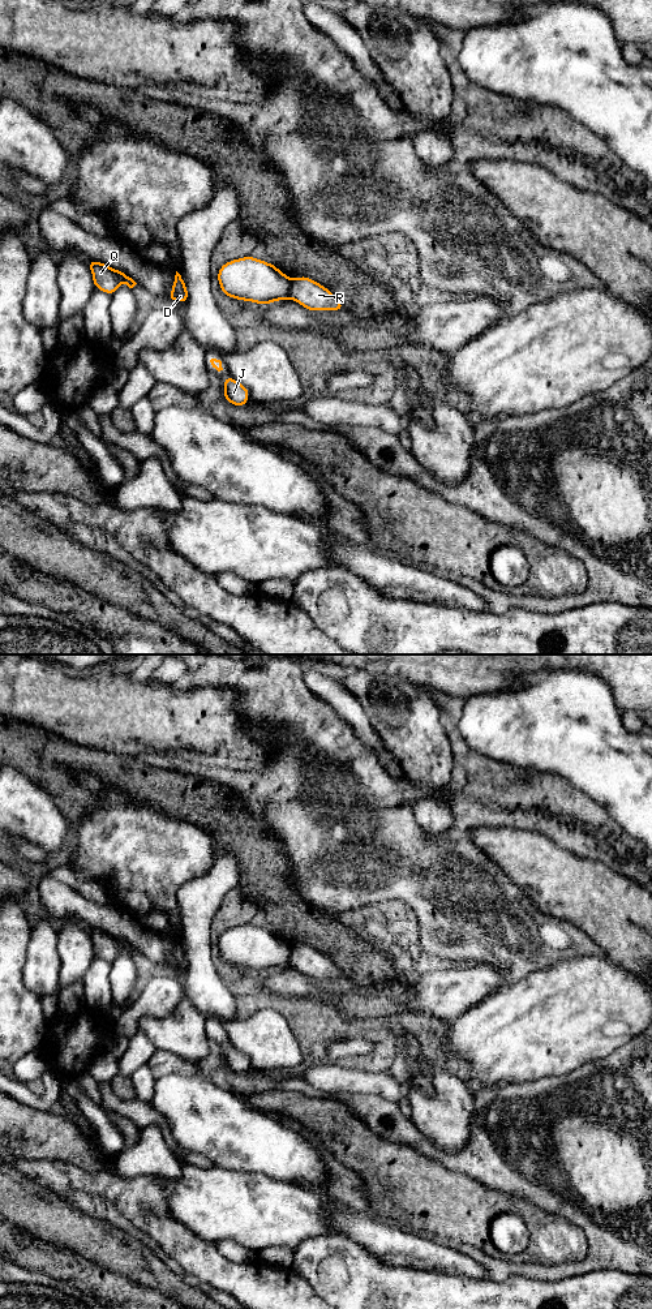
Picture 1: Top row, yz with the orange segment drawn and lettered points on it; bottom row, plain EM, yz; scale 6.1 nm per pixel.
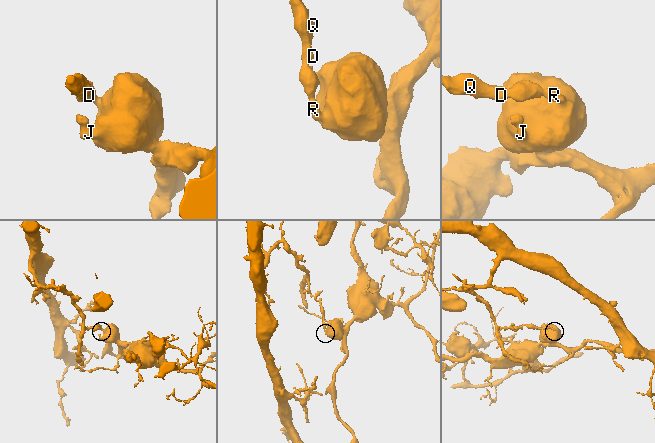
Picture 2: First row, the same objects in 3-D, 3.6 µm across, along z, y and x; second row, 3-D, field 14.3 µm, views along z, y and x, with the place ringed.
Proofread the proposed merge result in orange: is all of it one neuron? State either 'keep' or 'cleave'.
cleave

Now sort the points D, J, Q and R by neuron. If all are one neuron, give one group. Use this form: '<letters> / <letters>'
D Q / J R

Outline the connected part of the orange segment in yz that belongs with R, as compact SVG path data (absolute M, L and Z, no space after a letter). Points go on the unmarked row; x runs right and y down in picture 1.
M306 944L292 948L289 965L310 979L344 977L344 973L329 957Z

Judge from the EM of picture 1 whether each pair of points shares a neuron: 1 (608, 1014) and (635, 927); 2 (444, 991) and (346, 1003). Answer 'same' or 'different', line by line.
1: different
2: same

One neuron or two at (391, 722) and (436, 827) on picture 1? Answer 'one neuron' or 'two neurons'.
one neuron

